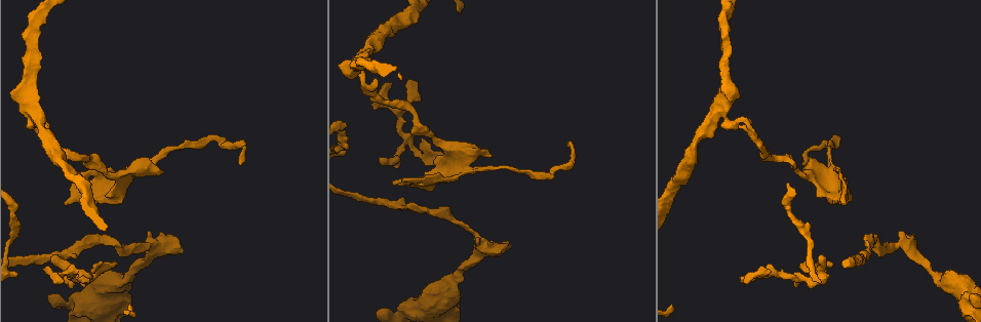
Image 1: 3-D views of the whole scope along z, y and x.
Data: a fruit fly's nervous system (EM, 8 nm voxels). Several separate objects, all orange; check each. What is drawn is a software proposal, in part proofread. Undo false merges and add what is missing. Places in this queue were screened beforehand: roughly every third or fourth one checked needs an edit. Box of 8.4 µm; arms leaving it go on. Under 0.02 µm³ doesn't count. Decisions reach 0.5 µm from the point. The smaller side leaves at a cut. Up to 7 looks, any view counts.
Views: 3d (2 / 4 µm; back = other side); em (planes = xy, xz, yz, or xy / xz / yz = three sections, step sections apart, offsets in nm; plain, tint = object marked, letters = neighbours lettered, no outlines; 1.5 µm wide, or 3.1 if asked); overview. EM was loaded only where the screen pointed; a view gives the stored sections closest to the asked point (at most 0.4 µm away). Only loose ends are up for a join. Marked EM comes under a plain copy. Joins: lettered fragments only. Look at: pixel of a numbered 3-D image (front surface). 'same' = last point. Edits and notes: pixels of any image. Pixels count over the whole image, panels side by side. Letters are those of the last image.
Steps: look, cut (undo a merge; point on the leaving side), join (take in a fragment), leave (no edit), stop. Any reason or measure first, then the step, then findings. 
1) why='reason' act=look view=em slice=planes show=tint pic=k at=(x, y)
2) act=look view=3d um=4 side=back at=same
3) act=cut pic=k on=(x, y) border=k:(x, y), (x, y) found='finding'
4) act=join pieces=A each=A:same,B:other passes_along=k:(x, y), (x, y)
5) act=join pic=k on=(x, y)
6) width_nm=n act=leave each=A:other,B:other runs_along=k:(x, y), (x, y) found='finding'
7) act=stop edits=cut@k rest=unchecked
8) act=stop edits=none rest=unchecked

act=look view=3d um=2 pic=1 at=(82, 277)

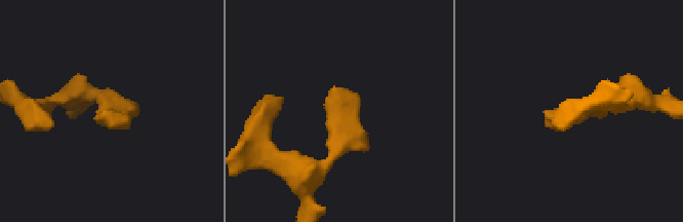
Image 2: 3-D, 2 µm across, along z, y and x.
why='now the EM' act=look view=em slice=planes show=letters pic=2 at=(105, 114)

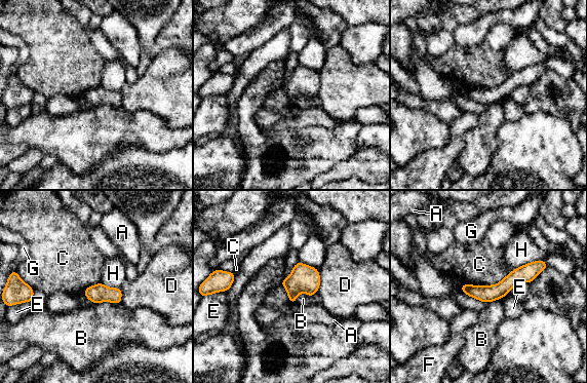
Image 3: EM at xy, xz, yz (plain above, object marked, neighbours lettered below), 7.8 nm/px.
act=leave each=A:other,B:other,C:other,D:other,E:other,F:other,G:other,H:other runs_along=3:(543, 265), (499, 291), (464, 288) found='no lettered fragment goes on from it'

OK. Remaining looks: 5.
why='free end' act=look view=3d um=2 pic=1 at=(65, 204)

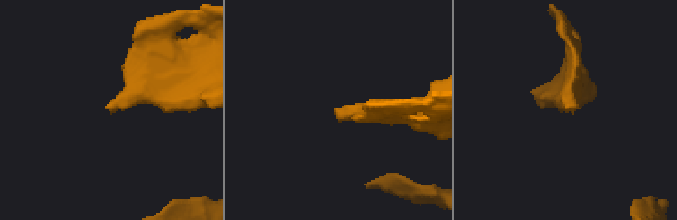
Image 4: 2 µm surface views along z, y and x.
why='need the tissue' act=look view=em slice=yz step=8 show=letters pic=4 at=(338, 111)

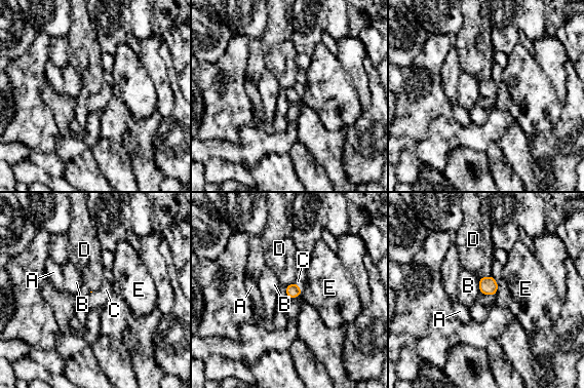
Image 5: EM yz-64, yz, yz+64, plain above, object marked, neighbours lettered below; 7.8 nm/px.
why='cut it another way' act=look view=em slice=planes show=letters at=same

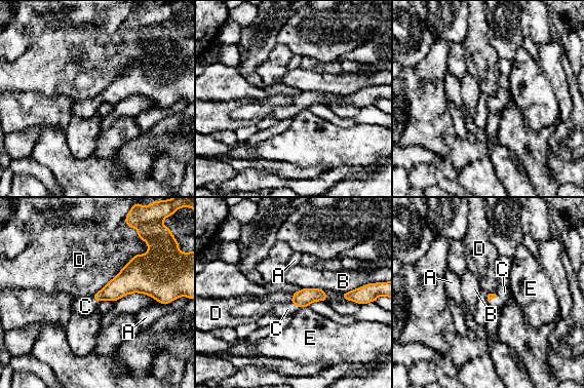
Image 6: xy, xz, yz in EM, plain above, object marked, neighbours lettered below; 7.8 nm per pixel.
longest_contact=D:600nm act=join pieces=C each=A:other,B:other,C:same,D:other,E:other found='it goes on there'

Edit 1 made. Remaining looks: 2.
why='sudden change in width' act=look view=em slice=planes show=tint pic=1 at=(120, 281)

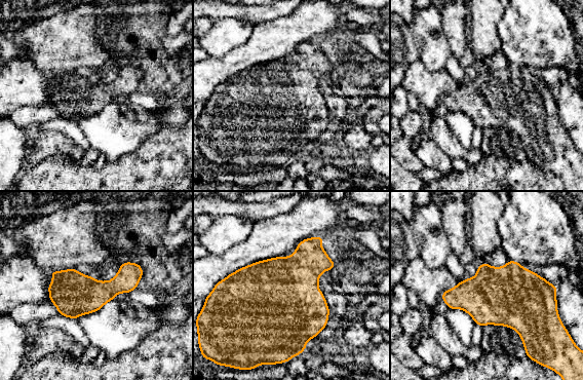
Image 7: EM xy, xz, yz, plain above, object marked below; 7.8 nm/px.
act=look view=em slice=planes show=letters at=same

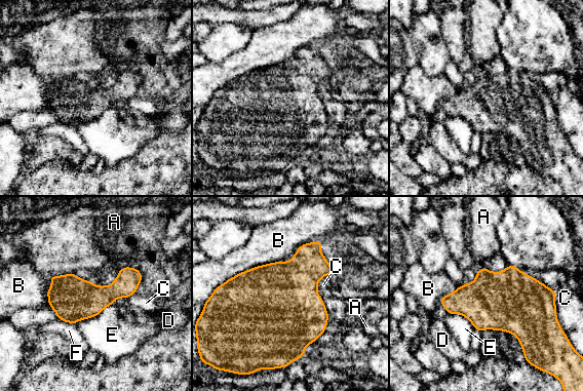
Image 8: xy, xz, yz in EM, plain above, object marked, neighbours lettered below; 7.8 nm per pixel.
width_nm=460 act=leave each=A:other,B:other,C:other,D:other,E:other,F:other border=8:(59, 318), (74, 324) found='one neuron here'

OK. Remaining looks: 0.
act=stop edits=join@6 rest=unchecked

